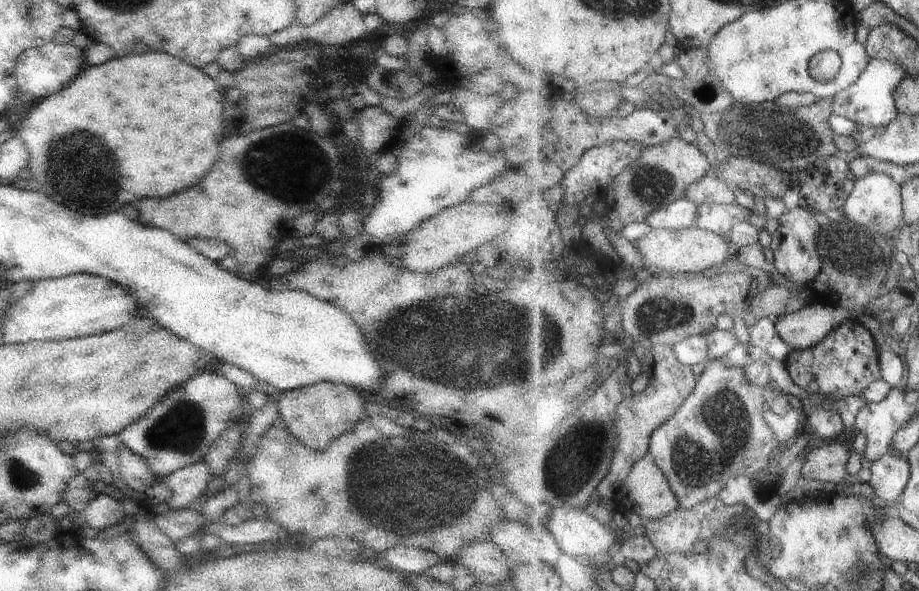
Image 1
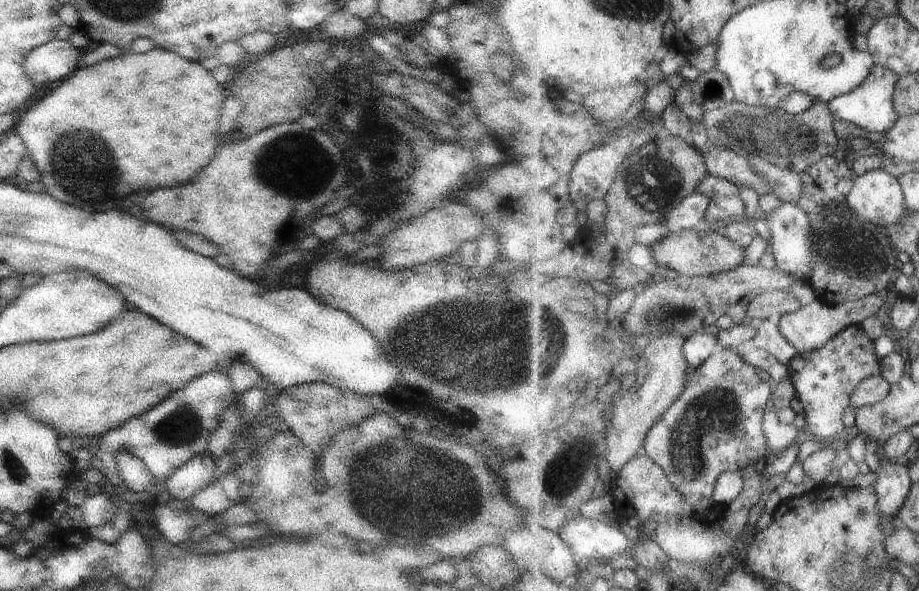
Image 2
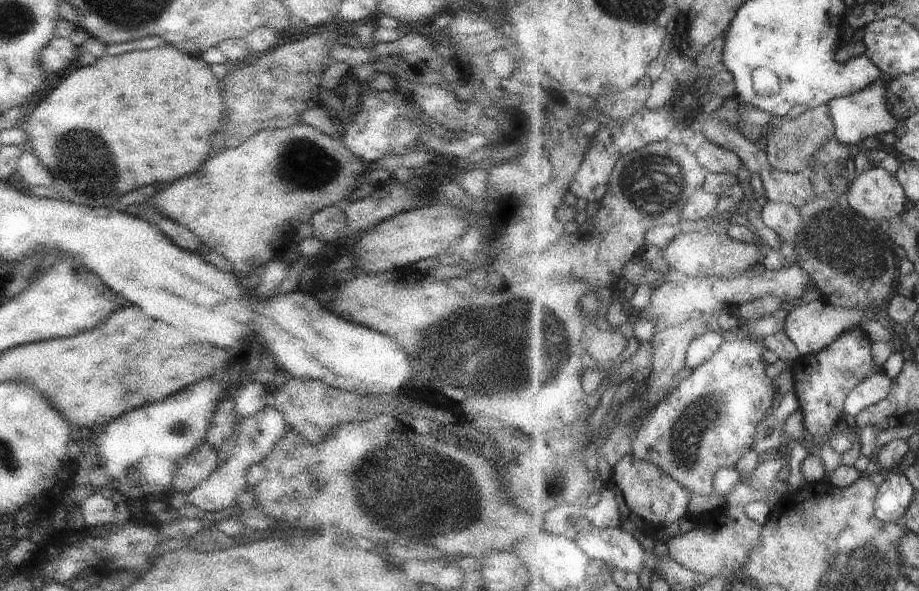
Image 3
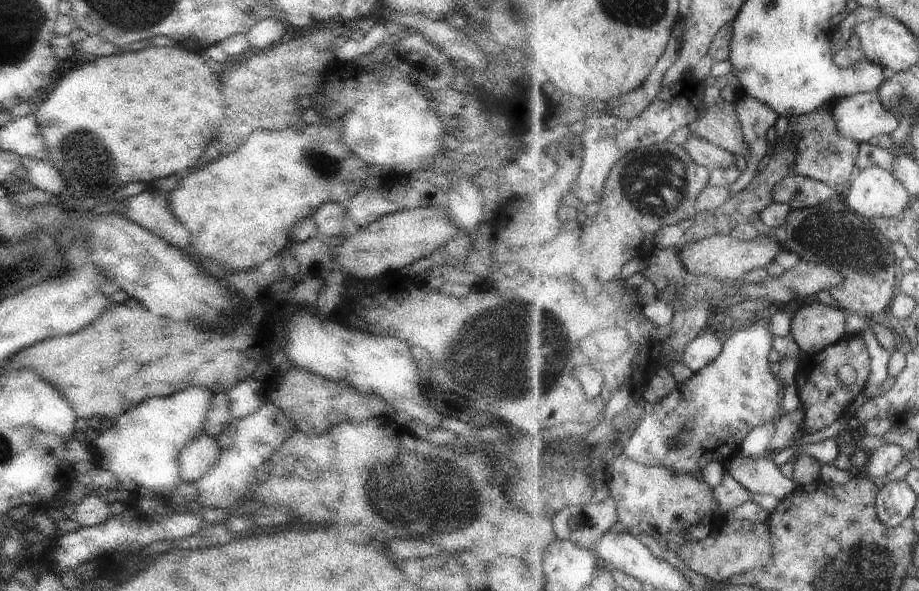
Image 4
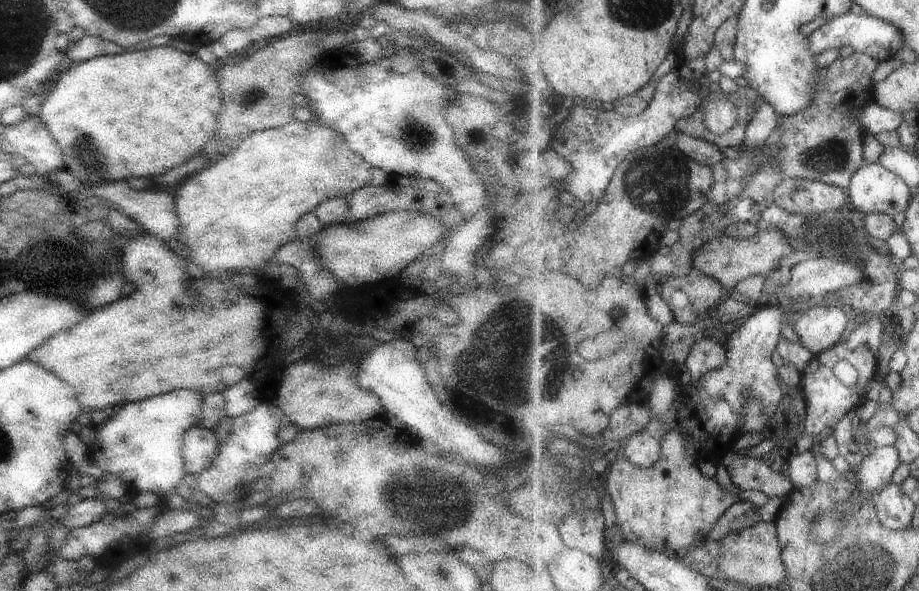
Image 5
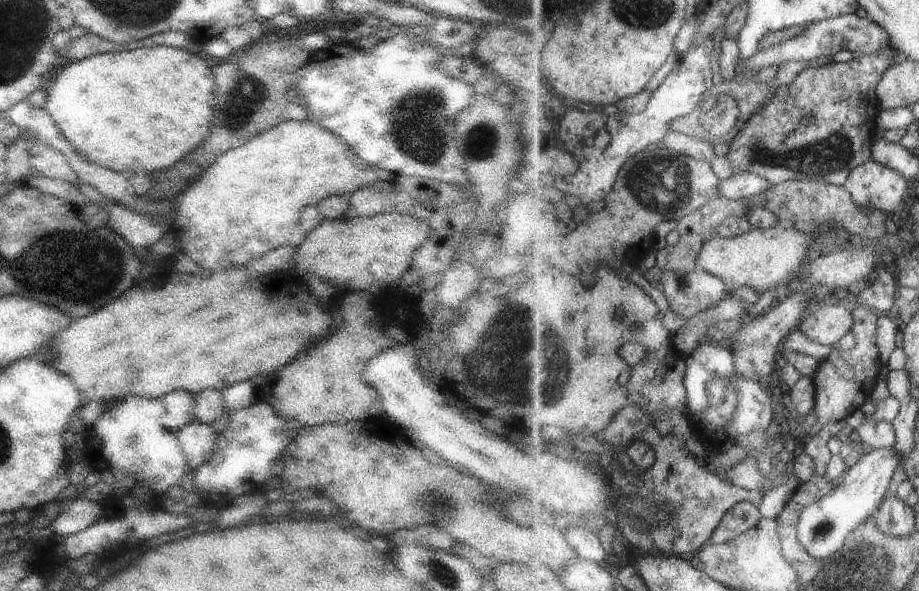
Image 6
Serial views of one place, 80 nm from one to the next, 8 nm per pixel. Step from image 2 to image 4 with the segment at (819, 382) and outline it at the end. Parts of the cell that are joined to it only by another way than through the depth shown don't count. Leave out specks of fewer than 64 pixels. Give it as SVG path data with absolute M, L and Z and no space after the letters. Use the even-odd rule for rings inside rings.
M855 334L847 335L841 342L828 346L816 355L805 356L798 362L794 384L798 388L802 402L805 433L819 432L847 414L847 406L855 400L855 396L864 392L869 378L869 366L871 366L871 356L865 349L865 342ZM841 363L852 364L857 369L858 377L852 385L845 386L839 380L836 370Z

